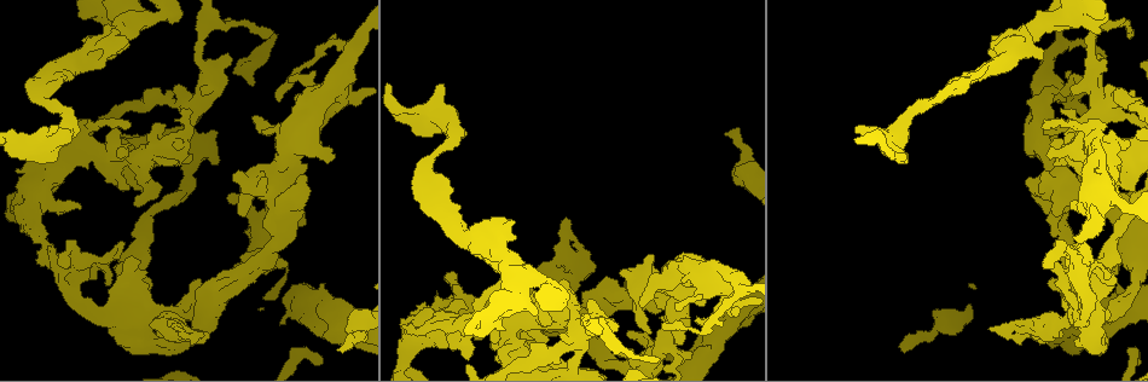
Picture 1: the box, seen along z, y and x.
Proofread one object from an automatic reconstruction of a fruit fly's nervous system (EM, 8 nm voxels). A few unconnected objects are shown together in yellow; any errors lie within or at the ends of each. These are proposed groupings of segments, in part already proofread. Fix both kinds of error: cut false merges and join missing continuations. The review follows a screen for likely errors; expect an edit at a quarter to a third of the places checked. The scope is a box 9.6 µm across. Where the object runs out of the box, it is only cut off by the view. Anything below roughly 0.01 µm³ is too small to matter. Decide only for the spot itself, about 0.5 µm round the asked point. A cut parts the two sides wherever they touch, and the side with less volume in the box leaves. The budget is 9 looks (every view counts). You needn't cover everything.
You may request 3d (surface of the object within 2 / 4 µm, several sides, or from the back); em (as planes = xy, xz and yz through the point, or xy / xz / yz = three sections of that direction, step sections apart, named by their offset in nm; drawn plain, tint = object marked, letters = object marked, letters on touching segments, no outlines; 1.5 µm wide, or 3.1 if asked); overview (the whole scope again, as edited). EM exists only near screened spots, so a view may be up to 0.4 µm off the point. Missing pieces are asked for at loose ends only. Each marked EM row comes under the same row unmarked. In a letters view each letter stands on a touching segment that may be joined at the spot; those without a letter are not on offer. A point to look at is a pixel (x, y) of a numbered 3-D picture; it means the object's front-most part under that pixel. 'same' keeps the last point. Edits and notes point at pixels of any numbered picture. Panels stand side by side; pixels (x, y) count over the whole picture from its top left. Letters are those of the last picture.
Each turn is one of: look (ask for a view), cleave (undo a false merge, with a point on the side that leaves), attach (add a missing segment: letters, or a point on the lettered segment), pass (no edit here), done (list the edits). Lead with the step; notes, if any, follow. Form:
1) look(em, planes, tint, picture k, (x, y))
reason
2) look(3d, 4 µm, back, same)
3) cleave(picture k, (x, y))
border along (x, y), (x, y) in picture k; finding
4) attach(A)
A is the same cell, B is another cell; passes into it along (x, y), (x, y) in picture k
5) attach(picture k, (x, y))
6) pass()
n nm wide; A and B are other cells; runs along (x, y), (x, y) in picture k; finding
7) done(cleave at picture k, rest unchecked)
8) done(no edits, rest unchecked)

look(3d, 4 µm, back, picture 1, (857, 131))
free end

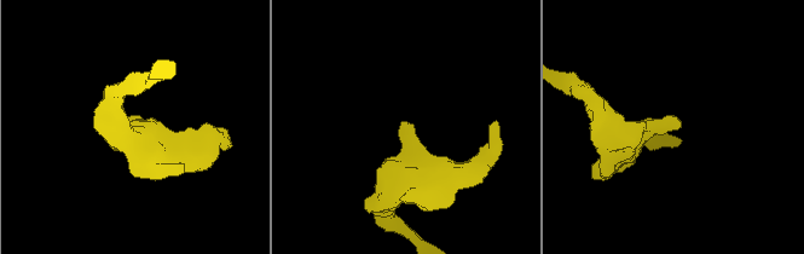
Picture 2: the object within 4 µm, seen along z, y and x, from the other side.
look(em, xy, step 4, tint, picture 2, (677, 125))

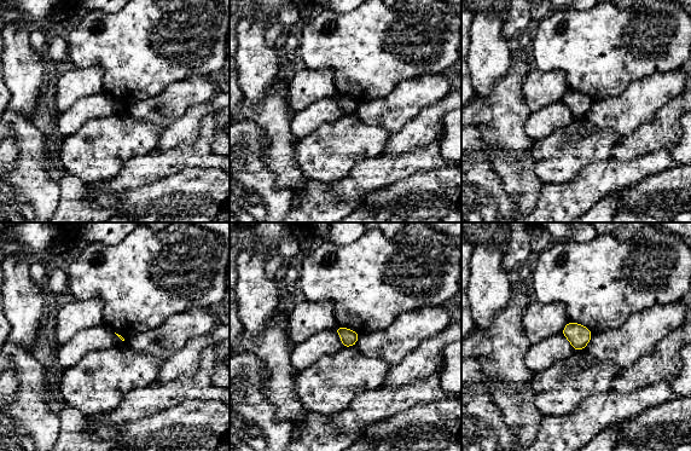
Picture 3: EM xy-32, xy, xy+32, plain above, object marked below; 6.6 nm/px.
look(em, xy, step 4, letters, same)

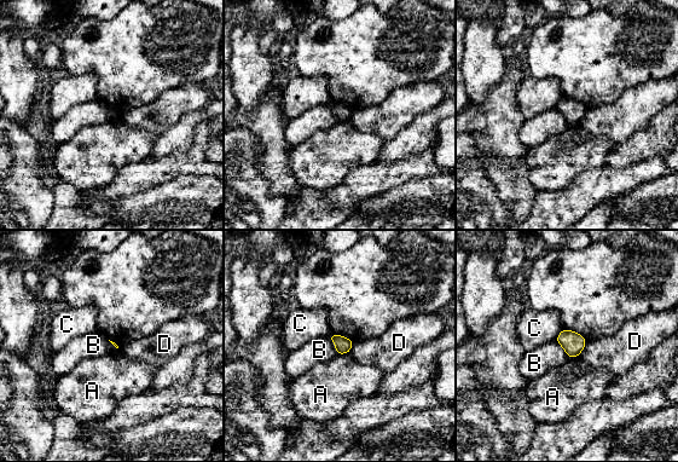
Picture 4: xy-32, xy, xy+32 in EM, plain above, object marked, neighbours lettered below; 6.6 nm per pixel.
pass()
A, B, C and D are other cells; border along (329, 335), (337, 353) in picture 4; none of them fits

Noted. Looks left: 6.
look(3d, 2 µm, picture 1, (139, 263))
free end

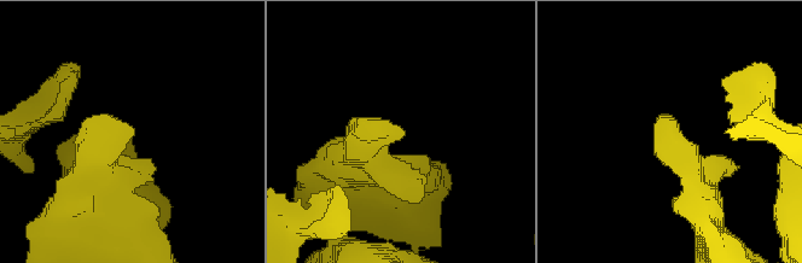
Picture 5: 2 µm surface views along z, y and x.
look(em, xz, step 8, letters, picture 5, (133, 128))
need the tissue

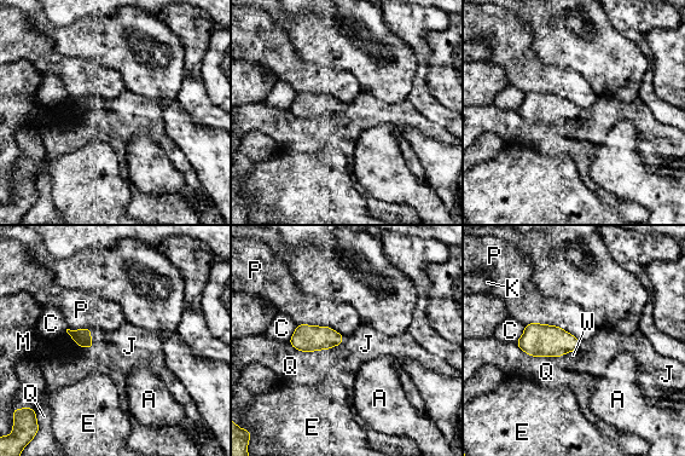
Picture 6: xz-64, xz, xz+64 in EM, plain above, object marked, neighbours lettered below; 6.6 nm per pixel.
pass()
P touches over 400 nm; A, C, E, J, K, M, P, Q and W are other cells; none of them fits

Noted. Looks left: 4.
look(em, planes, letters, picture 1, (1043, 126))
tapers out

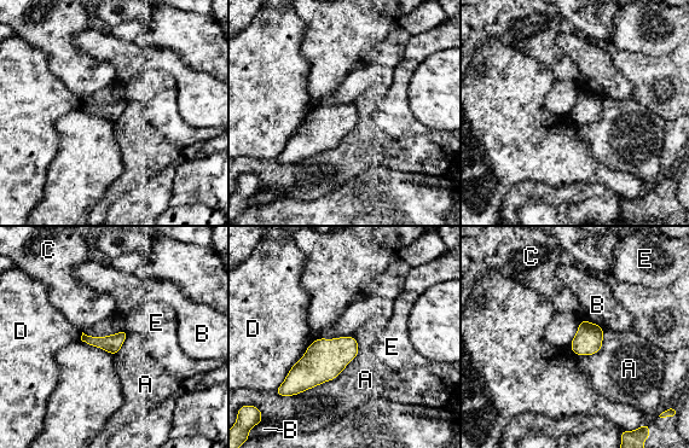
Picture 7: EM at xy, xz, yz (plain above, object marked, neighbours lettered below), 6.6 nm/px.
pass()
A, B, C, D and E are other cells; border along (359, 352), (331, 379), (274, 391) in picture 7; none of them fits

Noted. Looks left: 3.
look(3d, 2 µm, picture 1, (558, 329))

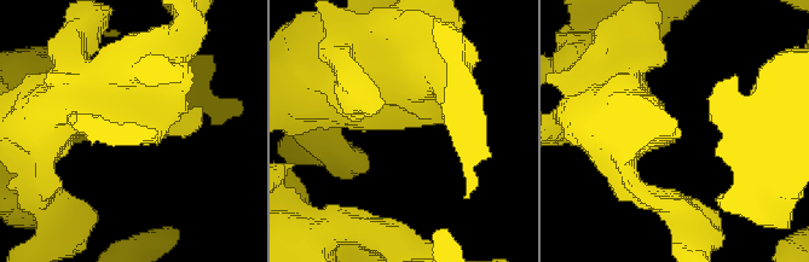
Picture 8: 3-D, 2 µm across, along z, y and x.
look(em, planes, letters, picture 8, (675, 139))

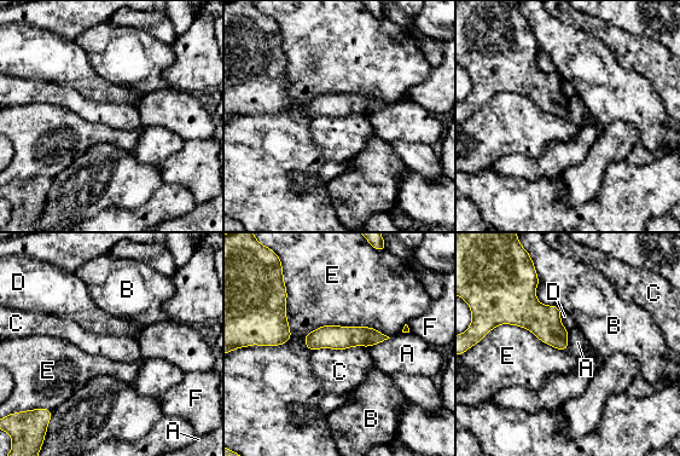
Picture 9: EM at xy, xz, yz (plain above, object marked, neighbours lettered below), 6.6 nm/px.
pass()
A, B, C, D, E and F are other cells; border along (367, 346), (314, 348), (312, 351) in picture 9; no lettered segment goes on from it

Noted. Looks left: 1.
done(no edits, rest unchecked)

